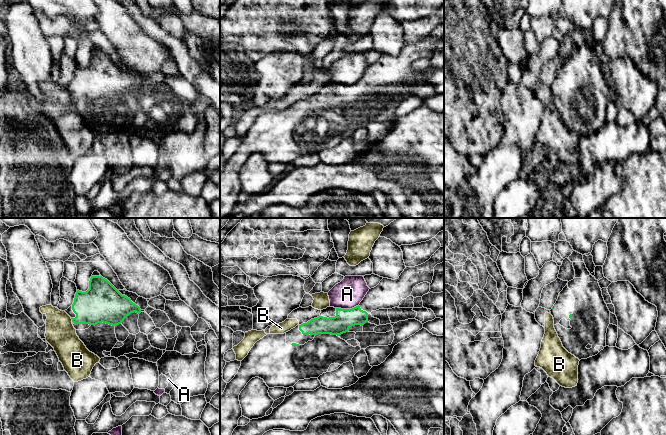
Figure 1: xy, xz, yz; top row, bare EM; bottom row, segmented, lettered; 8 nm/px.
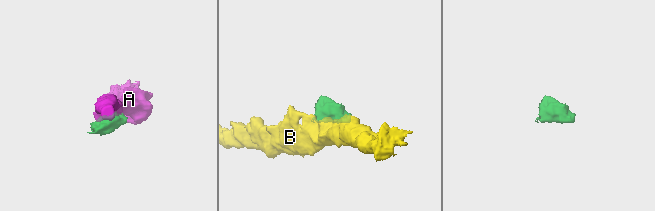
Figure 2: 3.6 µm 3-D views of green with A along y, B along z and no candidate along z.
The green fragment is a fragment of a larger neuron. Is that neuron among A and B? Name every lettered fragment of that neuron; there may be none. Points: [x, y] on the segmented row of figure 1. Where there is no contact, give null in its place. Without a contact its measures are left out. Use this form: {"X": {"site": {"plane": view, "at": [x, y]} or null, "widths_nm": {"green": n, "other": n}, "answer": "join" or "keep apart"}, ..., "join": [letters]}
{"A": {"site": {"plane": "xz", "at": [347, 309]}, "widths_nm": {"green": 160, "other": 240}, "answer": "keep apart"}, "B": {"site": {"plane": "xy", "at": [72, 320]}, "widths_nm": {"green": 300, "other": 240}, "answer": "keep apart"}, "join": []}

